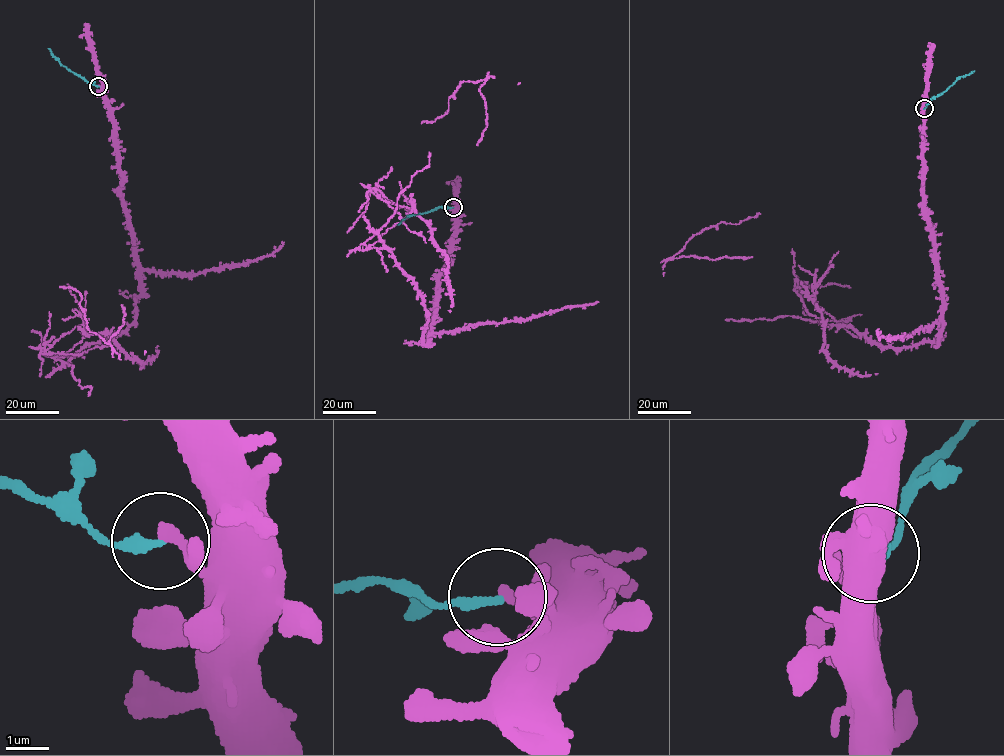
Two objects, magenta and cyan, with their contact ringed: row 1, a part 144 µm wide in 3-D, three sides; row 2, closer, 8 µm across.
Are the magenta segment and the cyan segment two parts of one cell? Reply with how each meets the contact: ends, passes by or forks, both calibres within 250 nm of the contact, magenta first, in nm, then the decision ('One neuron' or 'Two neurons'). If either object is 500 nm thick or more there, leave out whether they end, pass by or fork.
At the ring magenta passes by. At the ring cyan ends. Thickness 170 nm (magenta) against 240 nm. Two neurons

